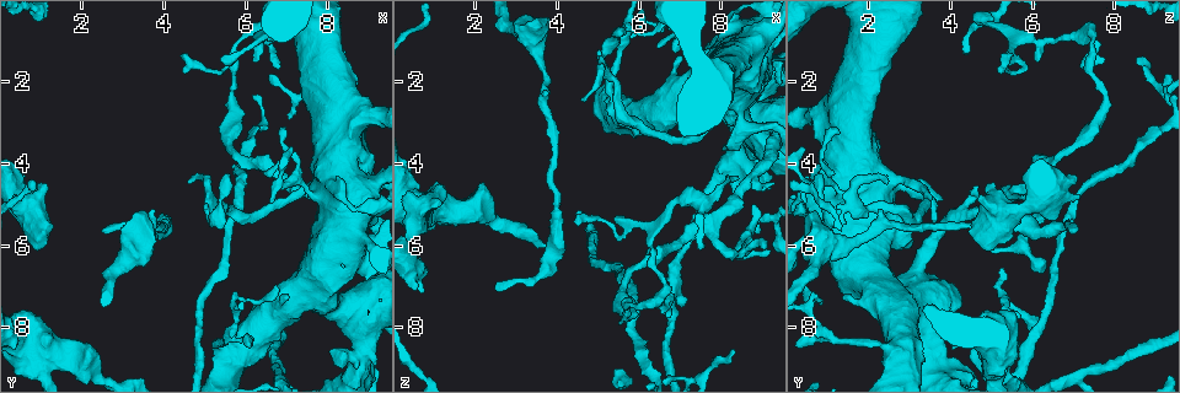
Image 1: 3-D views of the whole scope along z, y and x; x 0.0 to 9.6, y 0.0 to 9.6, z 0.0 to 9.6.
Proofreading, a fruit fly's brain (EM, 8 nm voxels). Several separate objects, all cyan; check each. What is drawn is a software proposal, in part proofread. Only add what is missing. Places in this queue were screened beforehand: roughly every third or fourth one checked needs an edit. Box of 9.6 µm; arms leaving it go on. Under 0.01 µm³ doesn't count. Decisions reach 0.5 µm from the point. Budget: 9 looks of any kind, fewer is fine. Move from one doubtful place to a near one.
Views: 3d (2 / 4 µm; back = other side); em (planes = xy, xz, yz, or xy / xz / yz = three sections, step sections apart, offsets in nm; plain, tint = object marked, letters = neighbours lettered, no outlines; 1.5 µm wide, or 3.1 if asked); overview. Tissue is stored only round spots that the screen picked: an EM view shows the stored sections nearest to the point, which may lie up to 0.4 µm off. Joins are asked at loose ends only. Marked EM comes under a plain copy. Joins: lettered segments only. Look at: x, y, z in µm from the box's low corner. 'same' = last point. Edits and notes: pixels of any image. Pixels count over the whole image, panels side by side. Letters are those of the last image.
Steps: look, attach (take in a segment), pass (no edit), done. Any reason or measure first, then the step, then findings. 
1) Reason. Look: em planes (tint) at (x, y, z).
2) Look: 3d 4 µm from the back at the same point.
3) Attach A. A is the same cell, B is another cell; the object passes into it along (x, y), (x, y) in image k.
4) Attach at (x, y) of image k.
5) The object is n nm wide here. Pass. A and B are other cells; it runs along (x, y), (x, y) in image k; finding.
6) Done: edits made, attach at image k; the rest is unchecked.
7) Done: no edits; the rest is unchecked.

An open end. Look: em planes (letters) at (6.90, 3.10, 1.25).

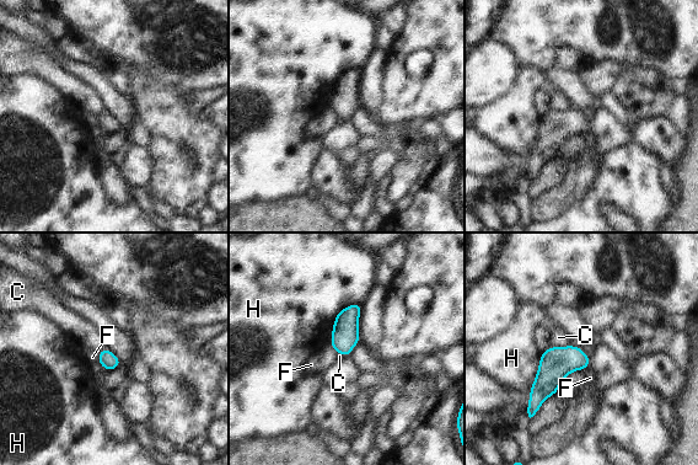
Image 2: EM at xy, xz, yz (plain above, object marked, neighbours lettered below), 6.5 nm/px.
The object is 110 nm wide here. Pass. C, F and H are other cells; a border runs along (570, 343), (551, 347) in image 2; none of them fits.

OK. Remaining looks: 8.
An open end. Look: 3d 2 µm at (5.50, 4.30, 0.85).

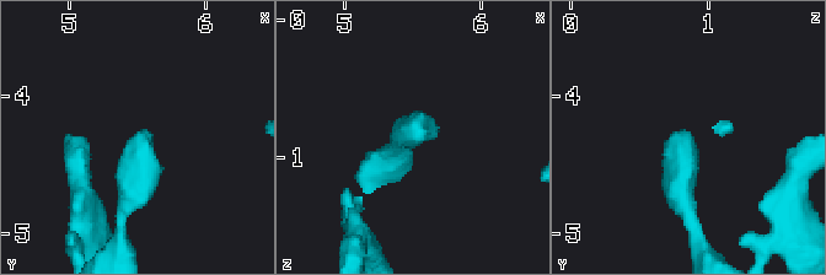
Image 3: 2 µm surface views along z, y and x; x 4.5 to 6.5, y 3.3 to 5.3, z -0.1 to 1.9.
Look: em planes (letters) at (5.54, 4.28, 0.88).

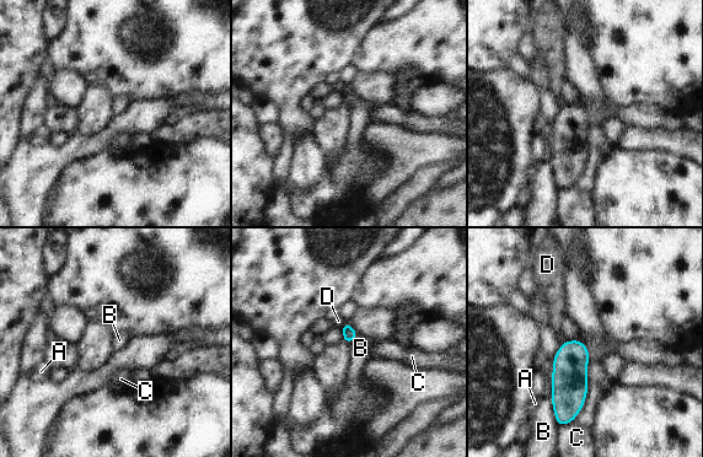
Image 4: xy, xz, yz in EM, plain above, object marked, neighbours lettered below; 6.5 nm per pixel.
Pass. A, B, C and D are other cells; none of them fits.

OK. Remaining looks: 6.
Branch stops here. Look: 3d 2 µm at (7.05, 7.30, 1.35).

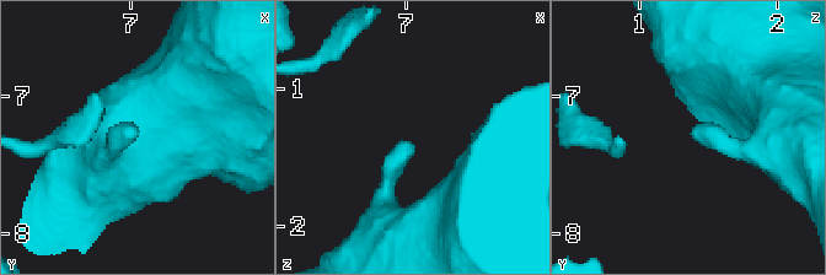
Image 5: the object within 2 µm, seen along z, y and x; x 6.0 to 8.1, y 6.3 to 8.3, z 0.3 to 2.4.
Shape alone is not enough. Look: em yz step 4 (tint) at (7.02, 7.28, 1.38).

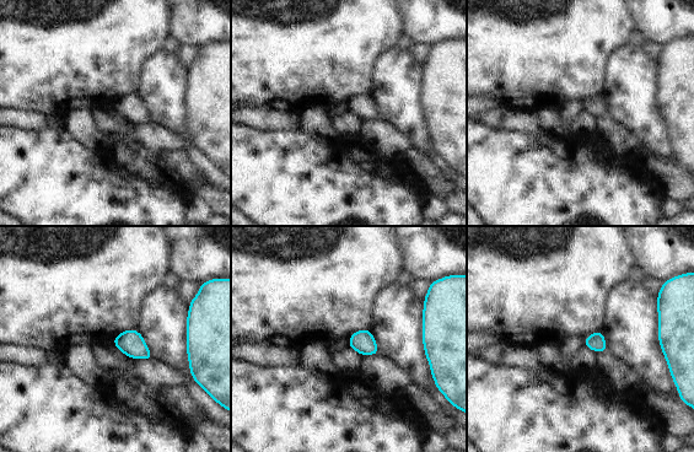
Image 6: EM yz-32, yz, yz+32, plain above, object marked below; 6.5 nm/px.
Cut it another way. Look: em planes (letters) at the same point.

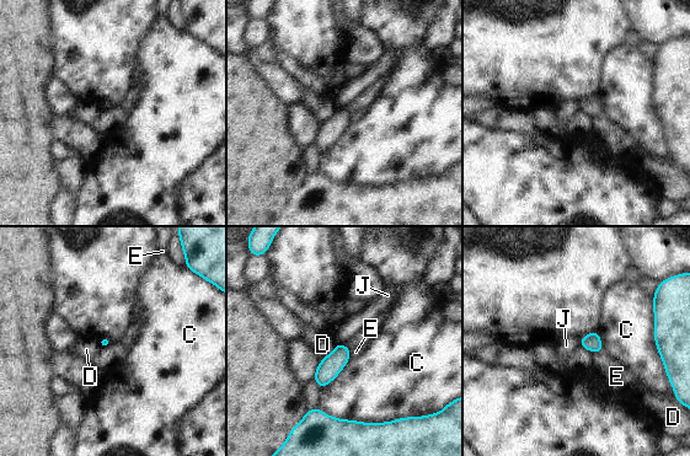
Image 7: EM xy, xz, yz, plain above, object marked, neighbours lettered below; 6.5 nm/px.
Pass. C, D, E and J are other cells; a border runs along (337, 343), (344, 344) in image 7; no lettered segment goes on from it.

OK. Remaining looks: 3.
Stops while still wide. Look: 3d 4 µm at (0.90, 5.90, 5.25).

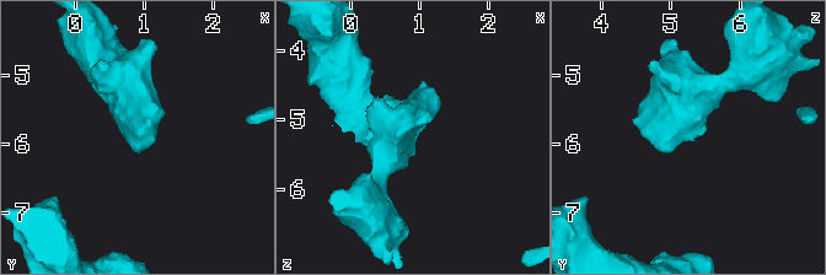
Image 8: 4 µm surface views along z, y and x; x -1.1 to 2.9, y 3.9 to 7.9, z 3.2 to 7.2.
Look: em 3.1 µm planes (letters) at (0.90, 5.90, 5.25).

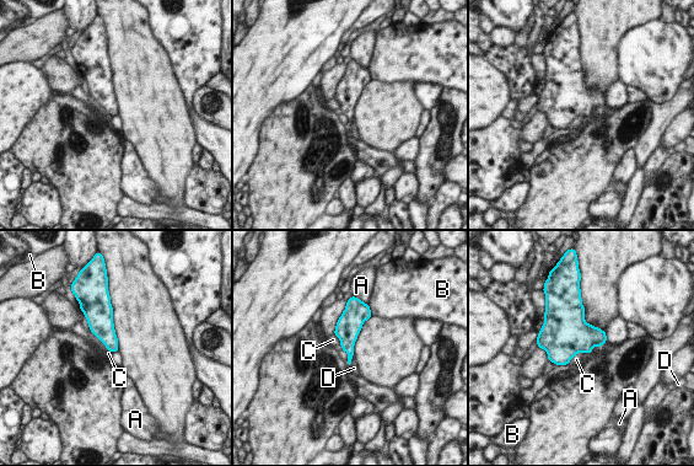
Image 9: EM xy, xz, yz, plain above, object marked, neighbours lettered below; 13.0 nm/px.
The object is 200 nm wide here. Pass. A, B, C and D are other cells; a border runs along (581, 352), (568, 363) in image 9; none of them fits.

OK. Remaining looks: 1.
Done: no edits; the rest is unchecked.

